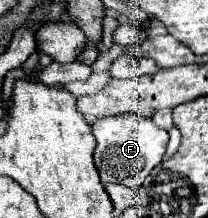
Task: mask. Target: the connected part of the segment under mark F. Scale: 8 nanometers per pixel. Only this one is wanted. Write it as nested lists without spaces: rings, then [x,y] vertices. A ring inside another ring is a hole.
[[[133,113],[97,119],[93,123],[93,135],[97,139],[93,157],[101,183],[121,183],[127,187],[139,187],[145,181],[151,169],[161,163],[169,141],[165,129],[157,127],[151,119]]]

